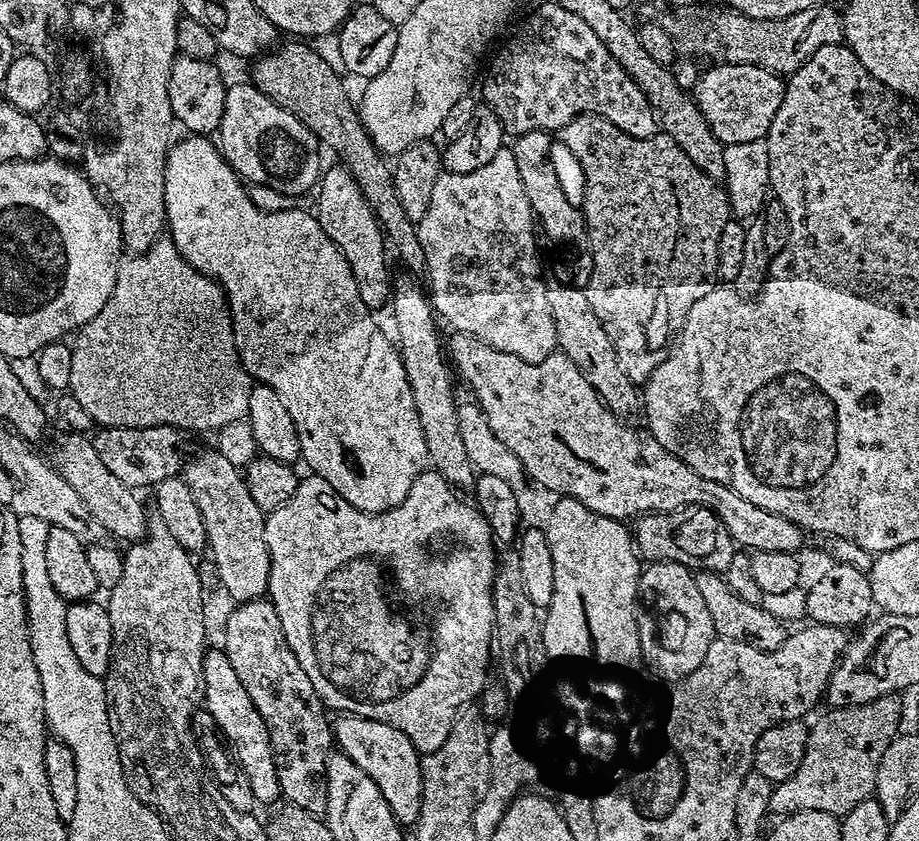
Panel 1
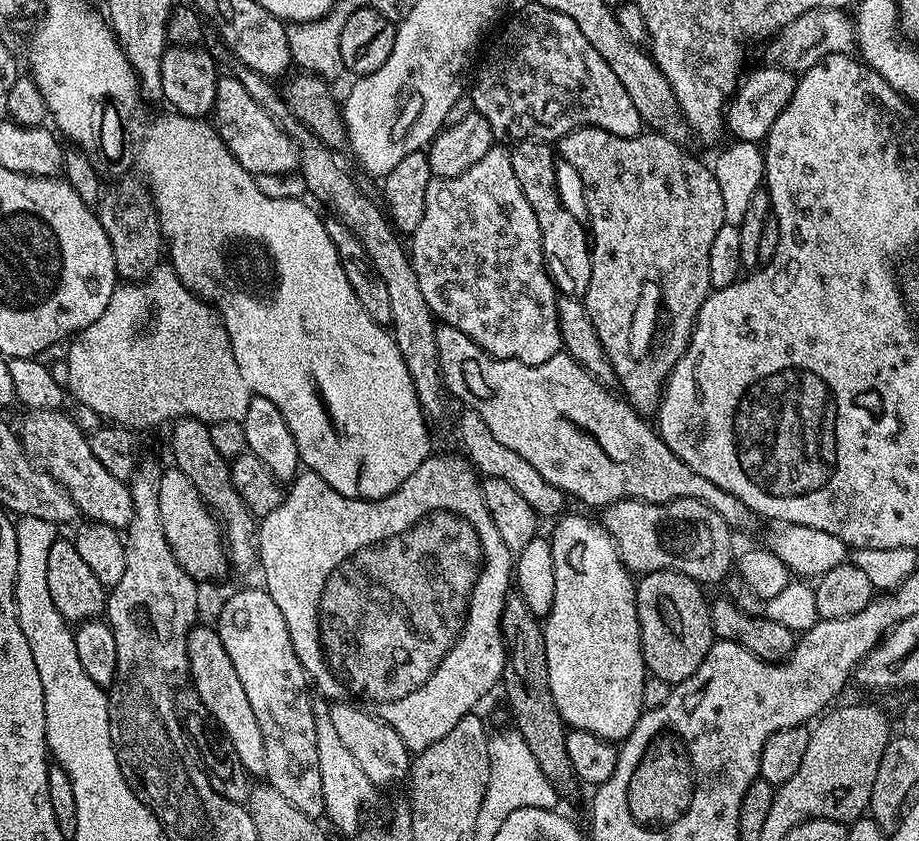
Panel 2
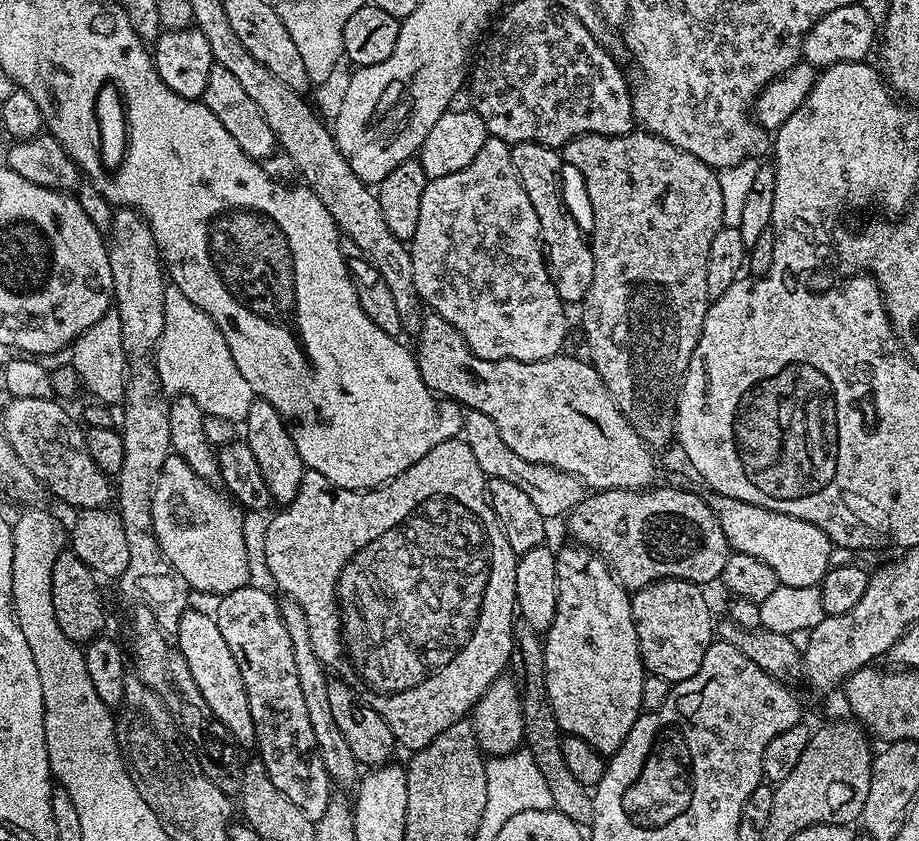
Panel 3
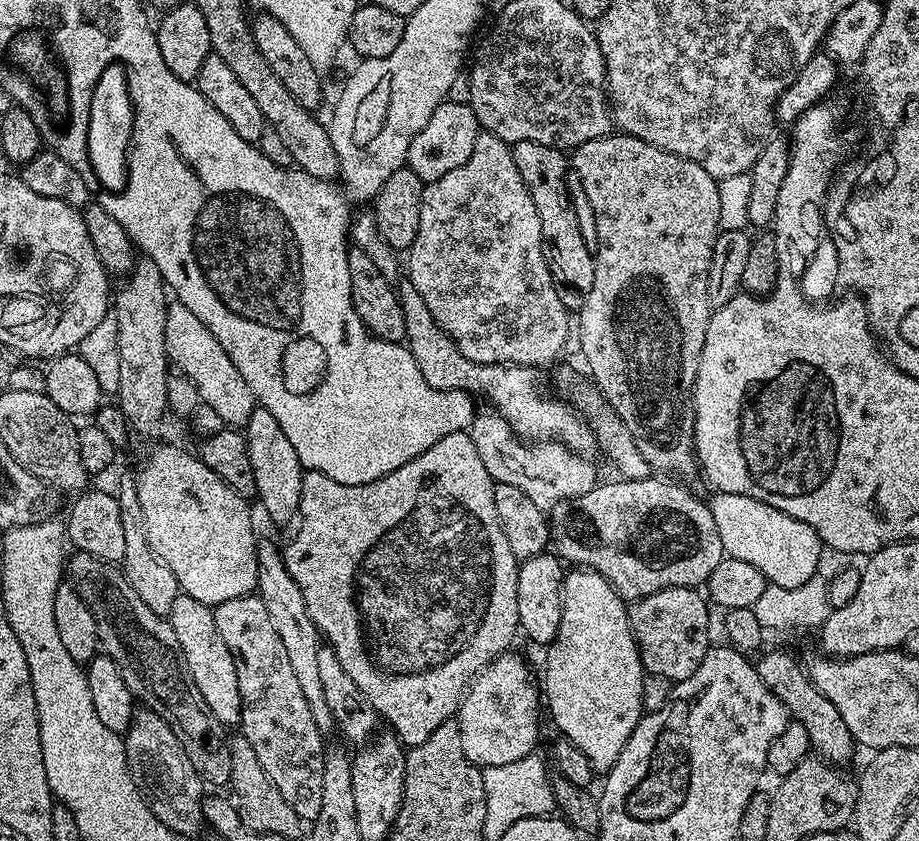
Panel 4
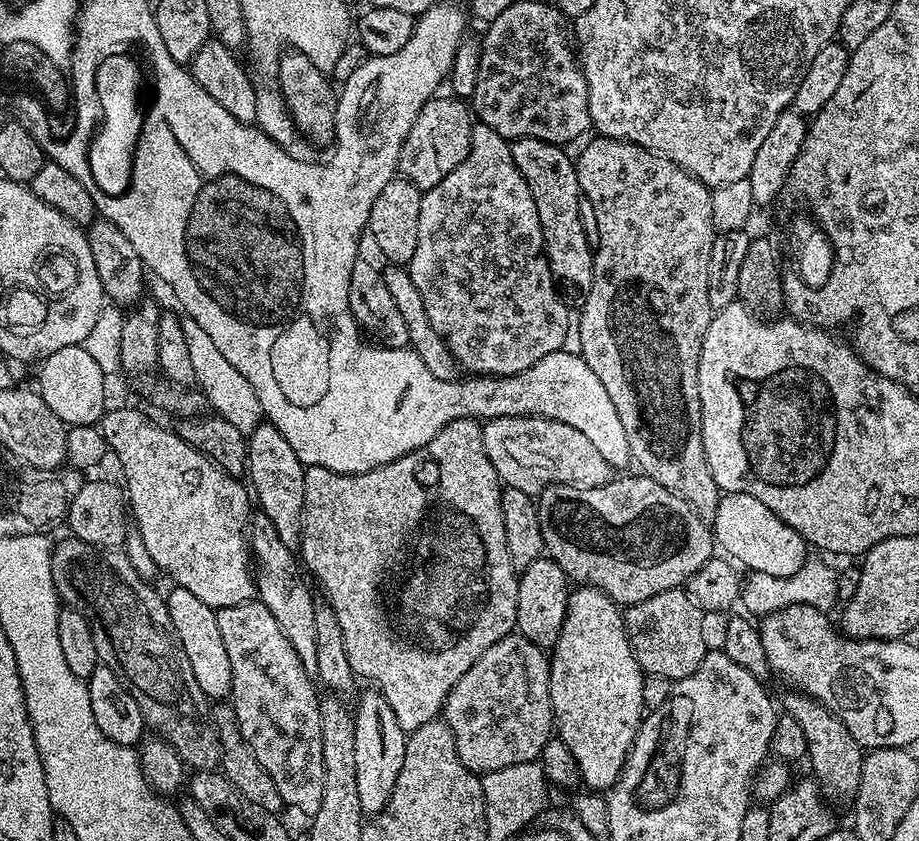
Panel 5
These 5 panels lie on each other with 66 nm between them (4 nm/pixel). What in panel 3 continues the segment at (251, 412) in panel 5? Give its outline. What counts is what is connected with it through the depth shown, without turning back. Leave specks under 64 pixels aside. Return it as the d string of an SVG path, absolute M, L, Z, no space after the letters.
M165 287L164 305L166 322L154 353L161 389L172 398L189 396L205 416L242 422L254 399L252 387L246 378L242 378L242 370L234 366L234 354L230 354L230 346L226 346L222 330L218 330L216 323L198 310L182 290Z

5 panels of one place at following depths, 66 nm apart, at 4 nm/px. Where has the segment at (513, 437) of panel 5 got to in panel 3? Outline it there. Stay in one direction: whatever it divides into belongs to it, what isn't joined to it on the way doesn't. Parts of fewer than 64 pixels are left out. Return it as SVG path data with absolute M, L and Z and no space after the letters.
M465 411L462 439L470 446L470 451L474 453L478 466L482 466L485 477L506 478L506 482L514 482L514 486L519 486L533 500L534 506L538 506L538 514L542 514L545 518L560 515L563 517L585 498L586 489L578 478L557 468L526 462L526 458L518 458L518 454L514 454L514 450L510 450L510 446L502 442L502 434L498 426L494 426L494 422L486 418L486 414Z

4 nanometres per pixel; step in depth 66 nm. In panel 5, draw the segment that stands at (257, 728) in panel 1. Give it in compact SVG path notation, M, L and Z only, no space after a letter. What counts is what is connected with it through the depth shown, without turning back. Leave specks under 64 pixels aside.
M172 586L172 589L166 592L166 603L170 622L174 622L178 642L182 642L186 658L190 658L190 670L194 670L194 678L198 678L202 694L212 702L220 702L231 697L230 658L226 655L226 645L222 642L222 633L218 630L217 609L206 606L202 598L179 586Z

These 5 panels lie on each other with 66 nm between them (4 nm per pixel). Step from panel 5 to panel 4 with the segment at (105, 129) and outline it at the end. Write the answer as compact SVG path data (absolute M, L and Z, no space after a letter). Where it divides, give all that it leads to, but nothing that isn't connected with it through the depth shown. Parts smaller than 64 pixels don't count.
M122 63L107 64L92 91L90 124L84 133L93 179L101 188L120 192L128 184L128 153L131 149L133 118L128 72Z

